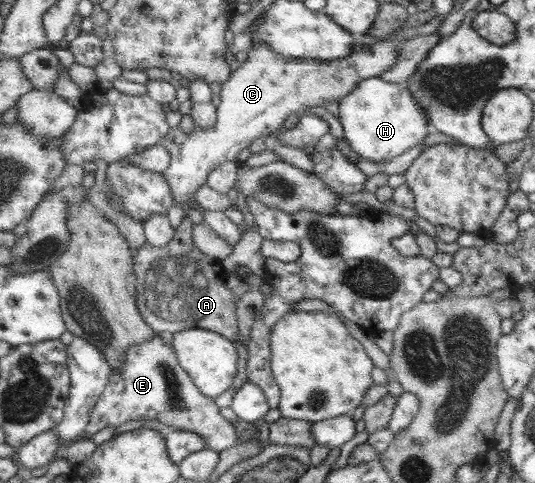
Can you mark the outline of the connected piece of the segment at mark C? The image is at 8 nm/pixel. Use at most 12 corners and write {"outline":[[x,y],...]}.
{"outline":[[405,41],[345,59],[249,50],[222,85],[219,122],[172,129],[165,172],[192,207],[209,175],[291,114],[381,76]]}

